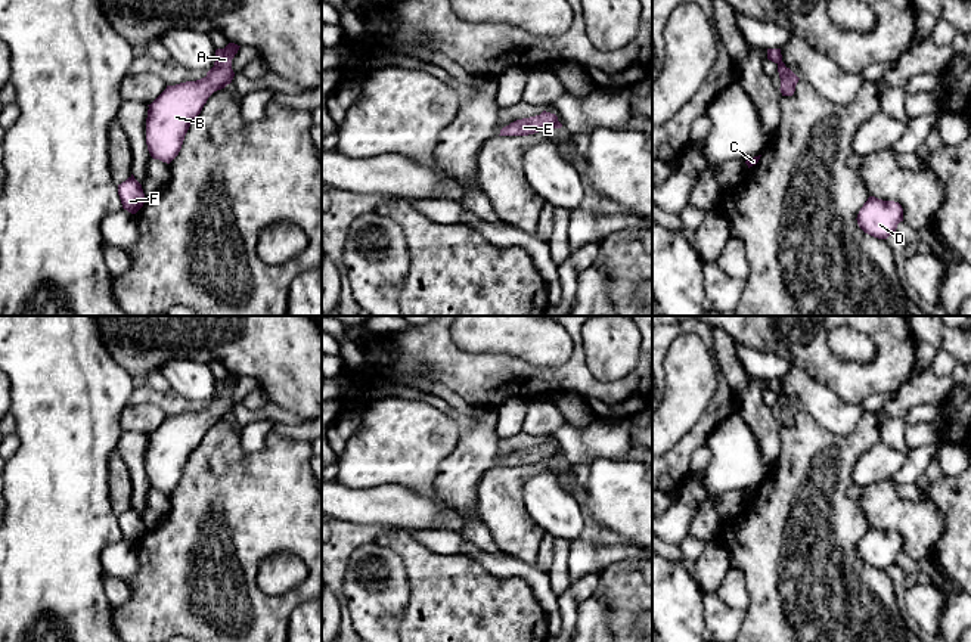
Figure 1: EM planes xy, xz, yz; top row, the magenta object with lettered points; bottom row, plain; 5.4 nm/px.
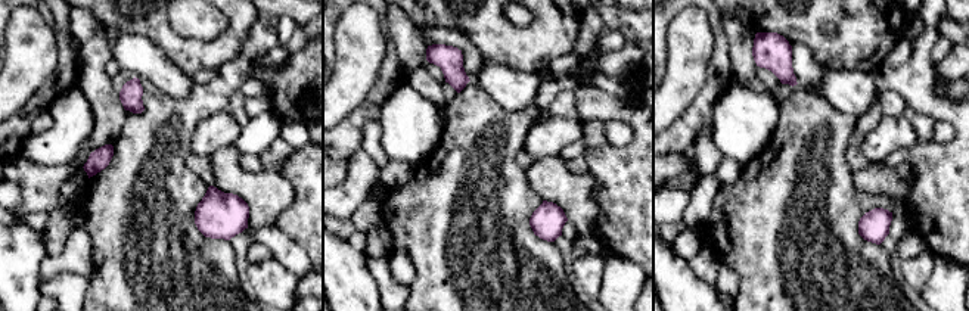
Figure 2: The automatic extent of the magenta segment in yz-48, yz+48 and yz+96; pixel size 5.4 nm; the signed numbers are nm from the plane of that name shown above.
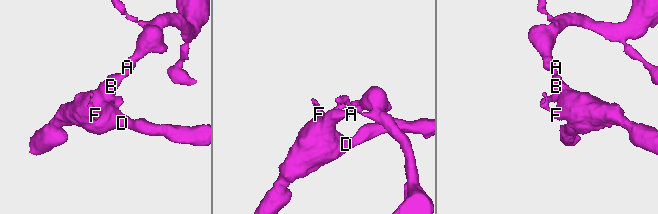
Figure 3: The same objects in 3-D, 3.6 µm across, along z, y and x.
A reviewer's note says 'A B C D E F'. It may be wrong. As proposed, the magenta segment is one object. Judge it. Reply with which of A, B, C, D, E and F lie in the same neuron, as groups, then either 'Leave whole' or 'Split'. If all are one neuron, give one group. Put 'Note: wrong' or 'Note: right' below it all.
Groups: A B C D E F. Leave whole
Note: right

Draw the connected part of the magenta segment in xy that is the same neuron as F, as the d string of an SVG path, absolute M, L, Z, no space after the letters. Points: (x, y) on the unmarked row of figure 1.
M131 505L125 512L118 515L118 525L122 539L136 545L145 534L145 524L142 515Z

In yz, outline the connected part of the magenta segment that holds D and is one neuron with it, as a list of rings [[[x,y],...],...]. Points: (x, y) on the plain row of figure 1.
[[[869,527],[856,550],[865,564],[887,570],[896,564],[897,555],[903,552],[903,539],[899,533]]]

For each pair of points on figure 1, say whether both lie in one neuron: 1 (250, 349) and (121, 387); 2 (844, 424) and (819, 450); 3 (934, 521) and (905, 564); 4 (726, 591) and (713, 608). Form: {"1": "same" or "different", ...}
{"1": "different", "2": "different", "3": "different", "4": "different"}

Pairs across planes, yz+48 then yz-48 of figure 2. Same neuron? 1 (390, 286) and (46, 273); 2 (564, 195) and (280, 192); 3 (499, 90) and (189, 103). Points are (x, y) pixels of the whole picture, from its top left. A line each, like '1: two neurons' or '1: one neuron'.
1: two neurons
2: one neuron
3: two neurons

